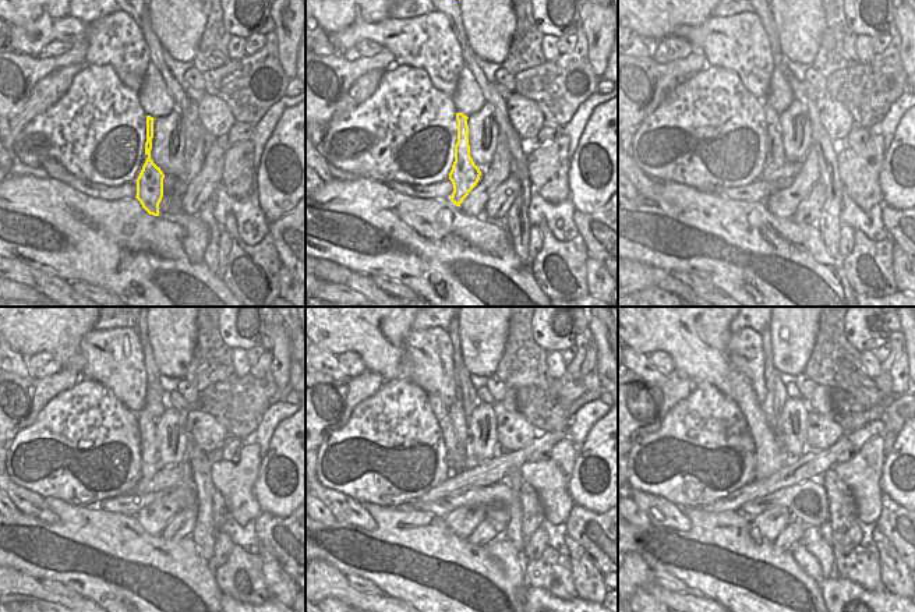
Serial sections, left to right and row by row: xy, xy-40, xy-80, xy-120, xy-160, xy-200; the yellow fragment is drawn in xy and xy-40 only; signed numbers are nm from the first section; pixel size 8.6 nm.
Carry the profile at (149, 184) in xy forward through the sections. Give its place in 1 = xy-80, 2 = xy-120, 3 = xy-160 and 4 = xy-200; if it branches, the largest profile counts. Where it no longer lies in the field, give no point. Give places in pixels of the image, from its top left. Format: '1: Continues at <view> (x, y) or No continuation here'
1: Continues at xy-80 (774, 152)
2: Continues at xy-120 (149, 459)
3: Continues at xy-160 (463, 459)
4: Continues at xy-200 (770, 370)

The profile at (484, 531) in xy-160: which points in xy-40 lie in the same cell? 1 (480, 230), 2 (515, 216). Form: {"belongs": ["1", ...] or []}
{"belongs": []}

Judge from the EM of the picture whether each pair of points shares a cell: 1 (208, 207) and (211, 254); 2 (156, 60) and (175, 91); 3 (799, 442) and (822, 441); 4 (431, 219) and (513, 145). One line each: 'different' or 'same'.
1: same
2: same
3: different
4: different

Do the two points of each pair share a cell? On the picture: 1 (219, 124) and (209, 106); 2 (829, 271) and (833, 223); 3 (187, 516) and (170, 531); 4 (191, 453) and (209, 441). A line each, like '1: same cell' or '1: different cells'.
1: same cell
2: different cells
3: same cell
4: different cells

